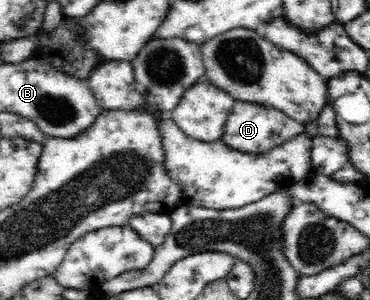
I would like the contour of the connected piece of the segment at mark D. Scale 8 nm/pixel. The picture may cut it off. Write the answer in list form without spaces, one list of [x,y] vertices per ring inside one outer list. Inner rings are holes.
[[[236,101],[227,119],[222,141],[230,149],[245,153],[261,153],[283,146],[293,137],[304,134],[304,125],[270,106]]]

